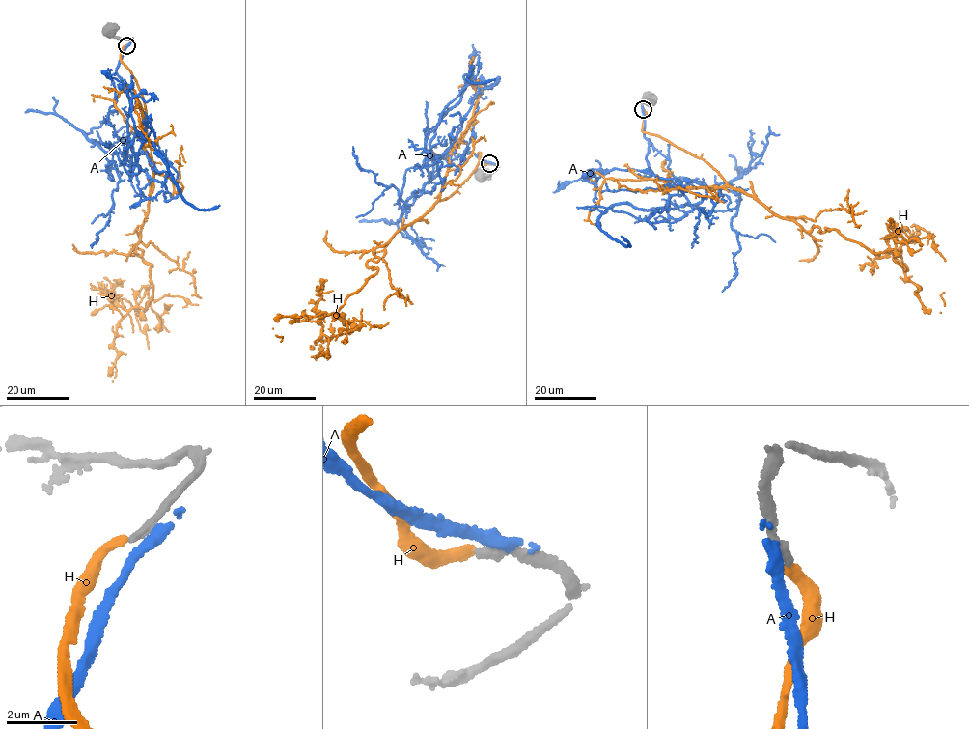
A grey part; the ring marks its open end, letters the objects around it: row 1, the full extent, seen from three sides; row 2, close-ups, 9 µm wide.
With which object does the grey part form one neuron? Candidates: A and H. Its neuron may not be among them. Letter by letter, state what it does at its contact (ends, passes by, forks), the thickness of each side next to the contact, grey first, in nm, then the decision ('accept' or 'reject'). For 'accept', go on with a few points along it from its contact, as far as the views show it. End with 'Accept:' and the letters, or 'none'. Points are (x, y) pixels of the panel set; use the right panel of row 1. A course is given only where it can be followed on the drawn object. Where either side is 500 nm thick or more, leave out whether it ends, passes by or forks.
A: it ends; calibres 320 and 400 nm; reject
H: it ends; calibres 280 and 240 nm; reject
Accept: none

